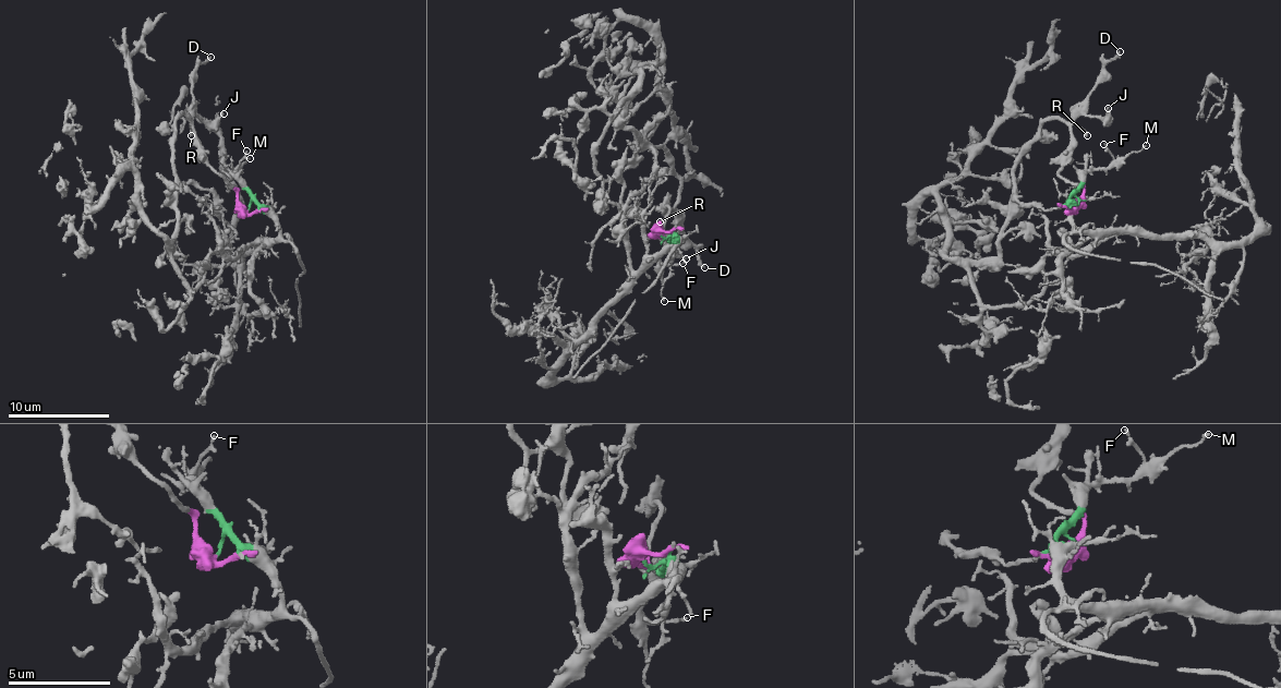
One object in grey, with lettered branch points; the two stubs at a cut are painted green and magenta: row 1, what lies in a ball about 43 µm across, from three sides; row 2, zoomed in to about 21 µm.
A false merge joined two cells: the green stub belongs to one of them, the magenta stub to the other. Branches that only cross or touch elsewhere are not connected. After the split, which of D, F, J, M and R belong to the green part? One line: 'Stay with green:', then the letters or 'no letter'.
Stay with green: F, M

